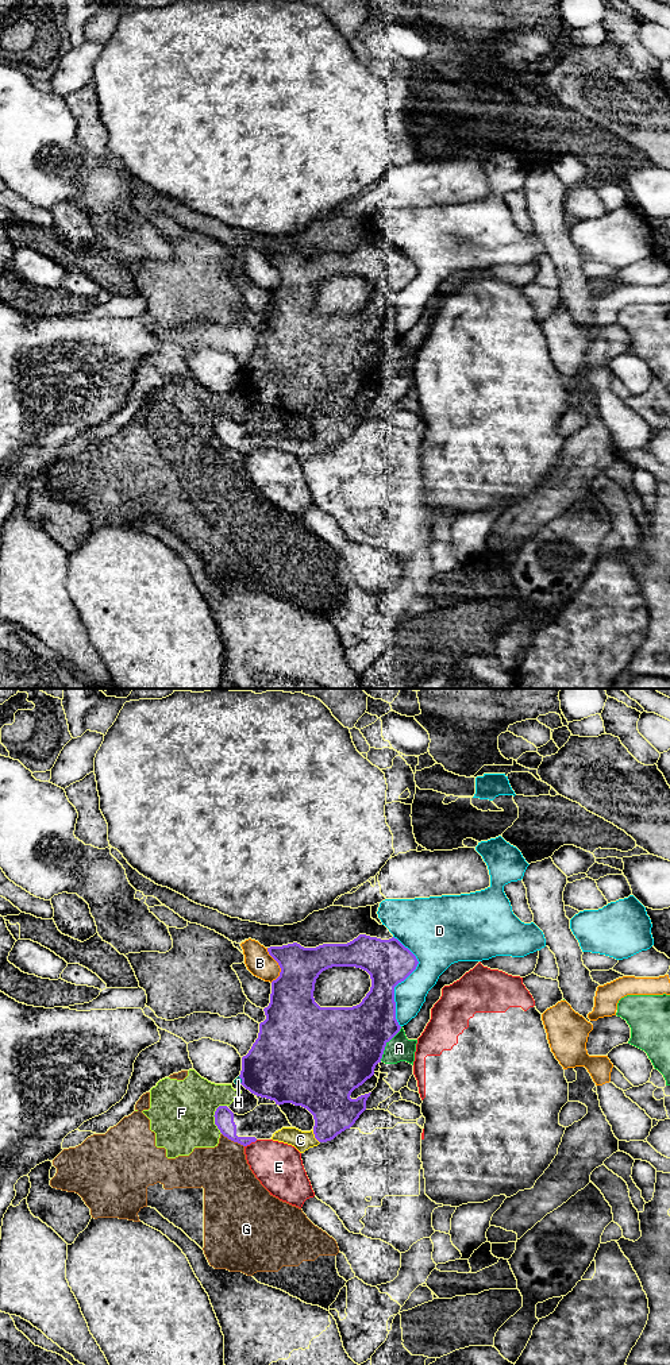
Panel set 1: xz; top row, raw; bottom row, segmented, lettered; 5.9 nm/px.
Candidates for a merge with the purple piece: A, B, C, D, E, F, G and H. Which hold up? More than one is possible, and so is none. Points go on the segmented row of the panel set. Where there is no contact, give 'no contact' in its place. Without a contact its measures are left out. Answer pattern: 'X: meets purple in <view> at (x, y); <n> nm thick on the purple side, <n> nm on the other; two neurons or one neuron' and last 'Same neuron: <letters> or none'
A: meets purple in xz at (385, 1044); 460 nm thick on the purple side, 150 nm on the other; two neurons
B: meets purple in xz at (278, 964); 260 nm thick on the purple side, 160 nm on the other; two neurons
C: meets purple in xz at (315, 1137); 280 nm thick on the purple side, 110 nm on the other; one neuron
D: meets purple in xz at (401, 980); 280 nm thick on the purple side, 220 nm on the other; two neurons
E: meets purple in xz at (250, 1142); 110 nm thick on the purple side, 280 nm on the other; two neurons
F: meets purple in xz at (214, 1115); 110 nm thick on the purple side, 380 nm on the other; two neurons
G: meets purple in xz at (233, 1140); 110 nm thick on the purple side, 300 nm on the other; two neurons
H: meets purple in xz at (242, 1080); 420 nm thick on the purple side, 50 nm on the other; two neurons
Same neuron: C

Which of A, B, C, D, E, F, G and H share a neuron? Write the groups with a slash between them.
A / B / C / D / E / F G / H

